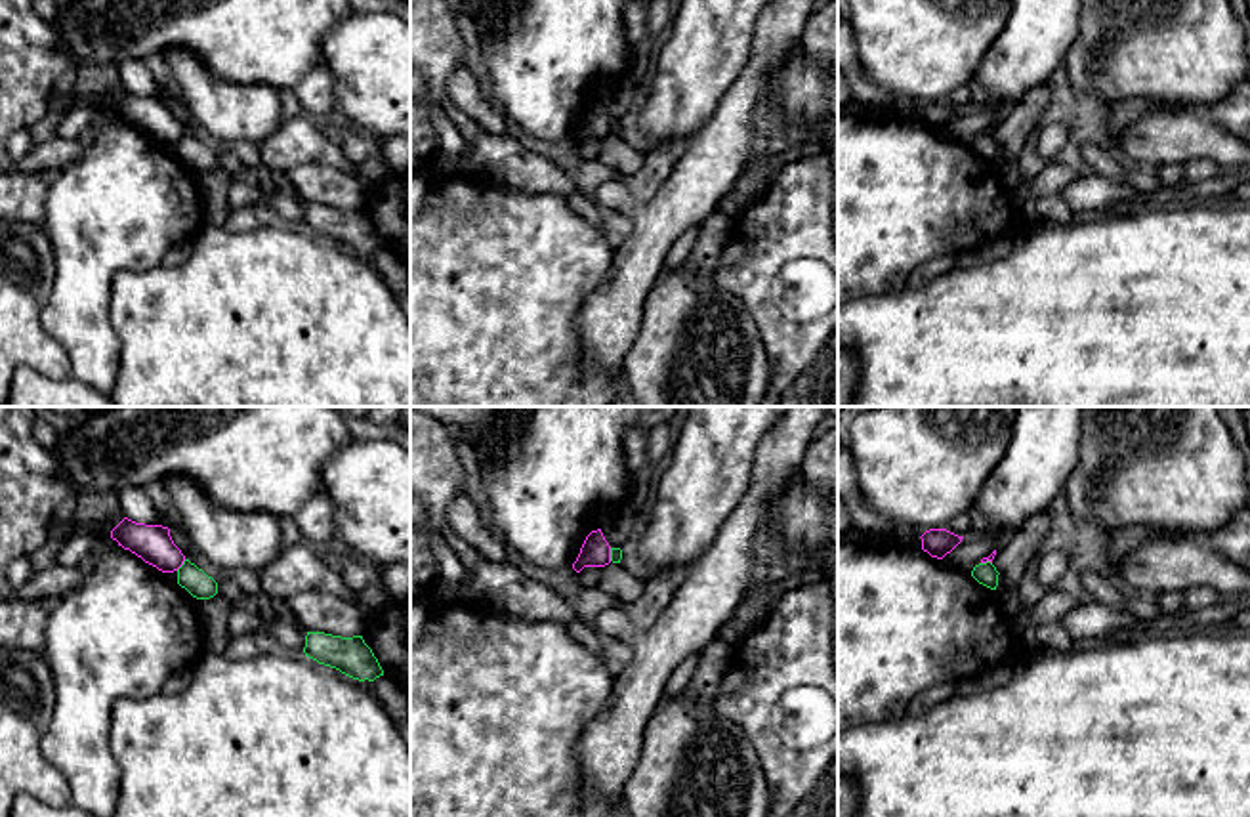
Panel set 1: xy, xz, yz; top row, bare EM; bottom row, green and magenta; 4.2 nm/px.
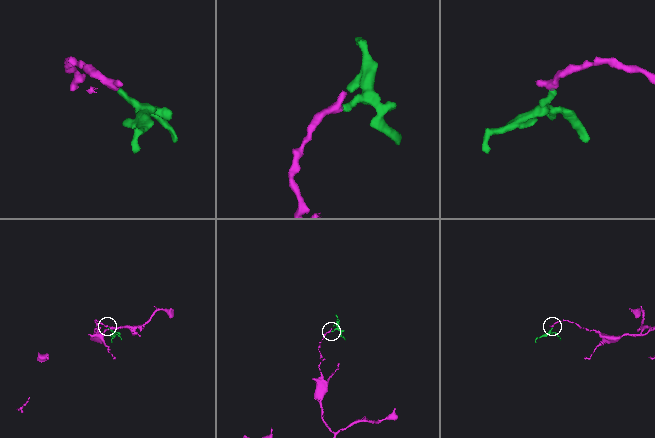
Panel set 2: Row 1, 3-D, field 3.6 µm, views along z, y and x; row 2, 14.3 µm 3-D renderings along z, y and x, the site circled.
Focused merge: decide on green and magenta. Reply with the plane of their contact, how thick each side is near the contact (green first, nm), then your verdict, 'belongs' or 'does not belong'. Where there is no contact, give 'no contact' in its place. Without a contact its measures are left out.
xy | 110/160 nm | does not belong

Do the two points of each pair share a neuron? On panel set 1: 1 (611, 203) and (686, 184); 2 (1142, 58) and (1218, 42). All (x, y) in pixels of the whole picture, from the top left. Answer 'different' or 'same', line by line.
1: same
2: same

